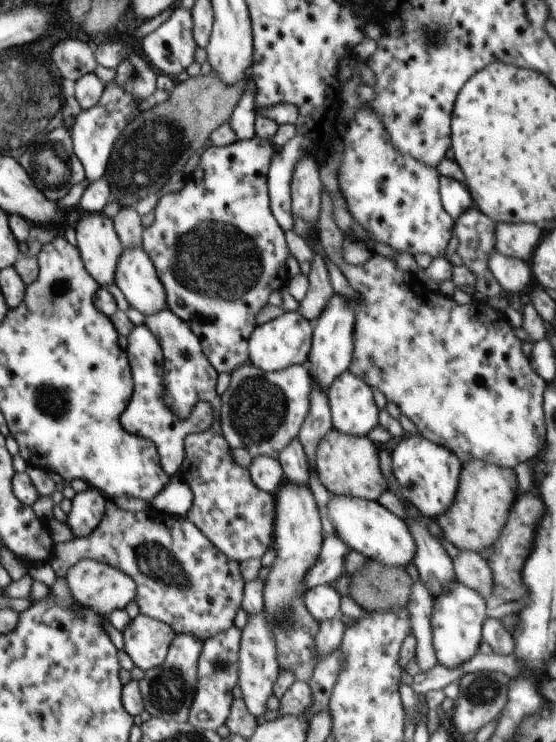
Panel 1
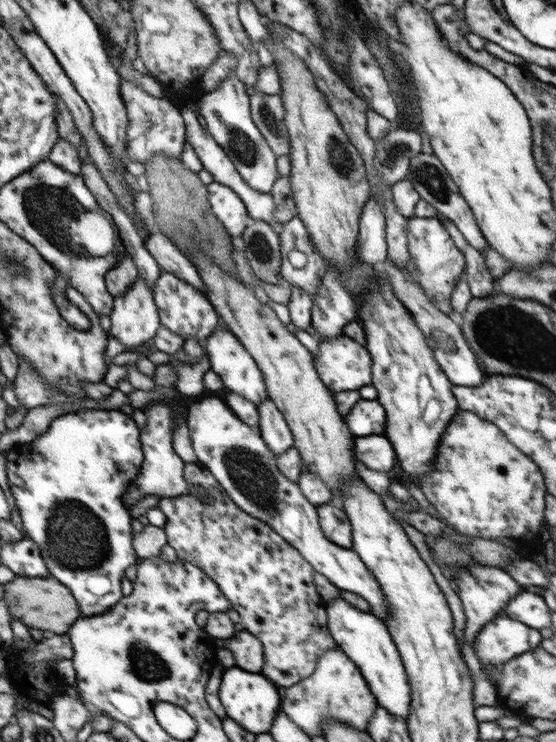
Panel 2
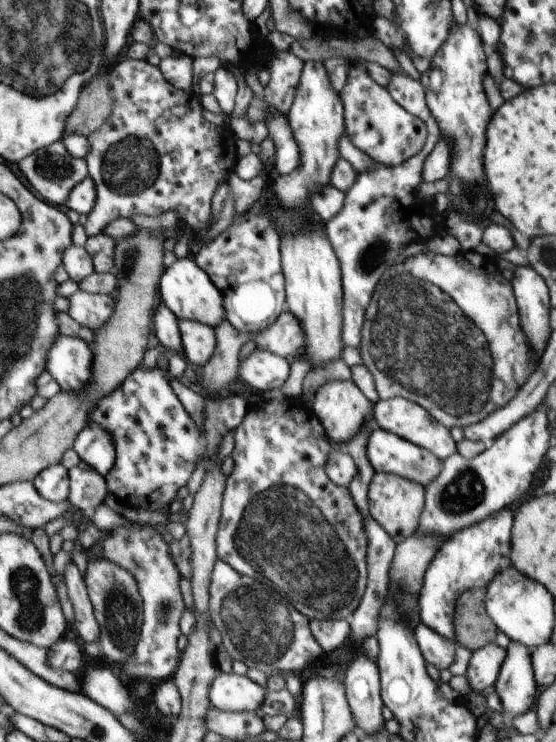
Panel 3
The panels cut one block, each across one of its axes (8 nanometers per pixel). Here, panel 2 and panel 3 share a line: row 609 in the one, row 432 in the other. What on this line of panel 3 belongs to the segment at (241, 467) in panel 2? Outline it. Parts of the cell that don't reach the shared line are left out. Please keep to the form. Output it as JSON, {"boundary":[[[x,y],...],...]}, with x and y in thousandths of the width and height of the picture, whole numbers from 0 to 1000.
{"boundary":[[[673,575],[662,589],[658,615],[662,615],[662,620],[665,620],[665,625],[669,625],[676,637],[710,639],[743,647],[761,656],[770,655],[777,647],[784,647],[788,639],[795,636],[797,621],[788,615],[781,615],[777,609],[770,609],[709,584],[678,575]]]}

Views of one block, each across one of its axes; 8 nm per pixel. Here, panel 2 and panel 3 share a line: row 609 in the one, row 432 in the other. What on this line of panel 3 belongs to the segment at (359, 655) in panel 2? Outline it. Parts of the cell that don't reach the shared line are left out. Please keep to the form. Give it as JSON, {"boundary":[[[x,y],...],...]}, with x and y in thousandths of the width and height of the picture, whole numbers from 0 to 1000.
{"boundary":[[[590,513],[568,524],[561,547],[565,558],[581,571],[590,590],[606,598],[622,598],[651,582],[651,574],[671,561],[671,543],[651,531],[651,527],[635,513]]]}

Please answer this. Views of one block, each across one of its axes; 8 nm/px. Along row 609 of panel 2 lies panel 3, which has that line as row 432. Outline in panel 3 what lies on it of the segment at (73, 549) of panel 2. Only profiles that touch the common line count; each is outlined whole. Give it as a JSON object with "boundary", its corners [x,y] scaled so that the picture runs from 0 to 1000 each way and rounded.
{"boundary":[[[160,569],[138,588],[131,605],[162,631],[189,643],[205,628],[205,600],[200,584],[183,573]]]}

